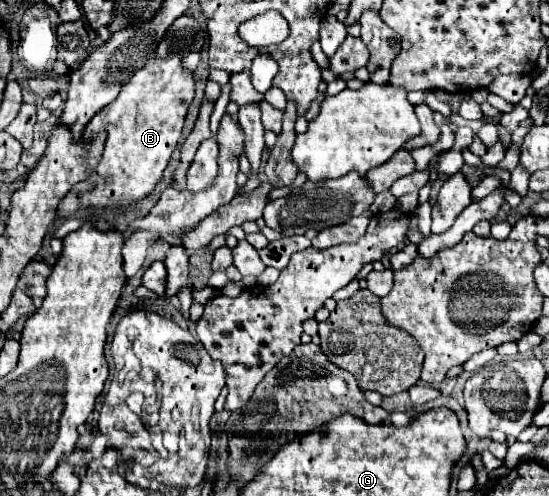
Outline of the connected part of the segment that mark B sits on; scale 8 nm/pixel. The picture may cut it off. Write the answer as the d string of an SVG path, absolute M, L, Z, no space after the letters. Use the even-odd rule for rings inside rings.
M170 55L164 59L152 57L146 61L146 65L138 69L122 87L120 95L98 115L94 115L94 119L84 129L86 139L100 131L108 133L104 155L90 179L76 183L76 187L68 191L60 215L70 217L80 205L126 207L144 199L162 179L162 171L166 169L170 155L178 145L192 99L194 73L182 65L180 55Z

